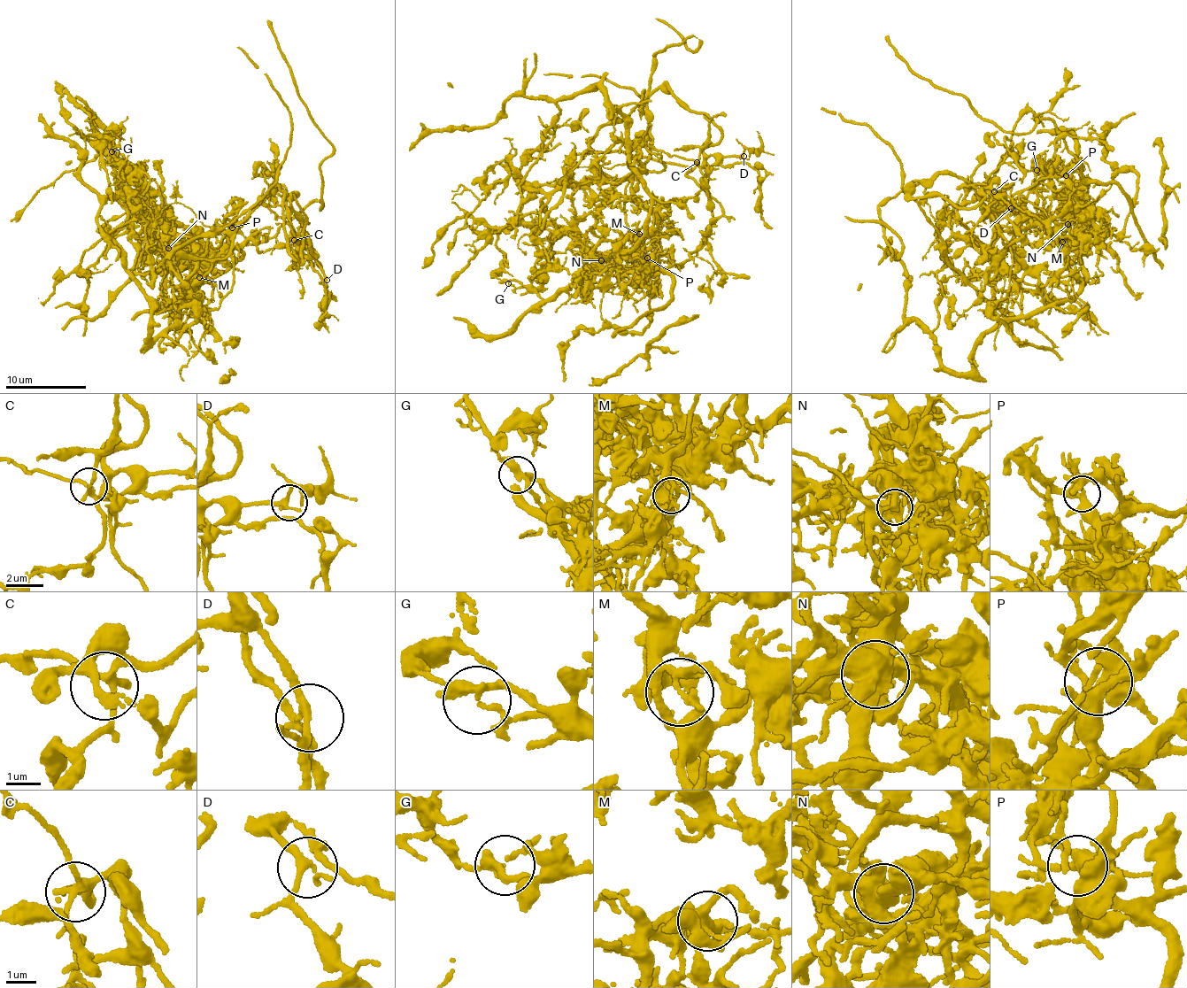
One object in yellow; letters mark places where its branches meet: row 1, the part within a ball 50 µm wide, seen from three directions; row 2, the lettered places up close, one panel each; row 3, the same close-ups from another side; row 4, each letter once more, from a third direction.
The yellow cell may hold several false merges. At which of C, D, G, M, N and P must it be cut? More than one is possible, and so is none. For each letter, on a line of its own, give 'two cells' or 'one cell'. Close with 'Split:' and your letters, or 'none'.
C: one cell
D: one cell
G: two cells
M: two cells
N: two cells
P: one cell
Split: G, M, N

